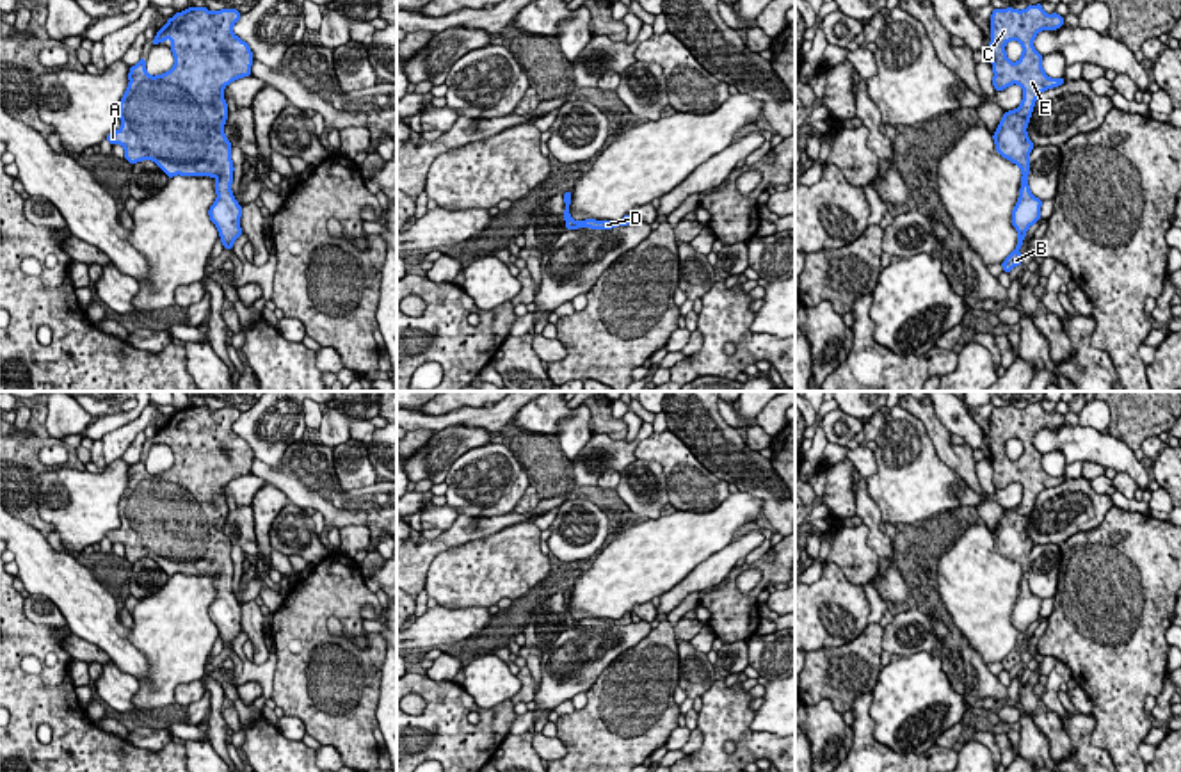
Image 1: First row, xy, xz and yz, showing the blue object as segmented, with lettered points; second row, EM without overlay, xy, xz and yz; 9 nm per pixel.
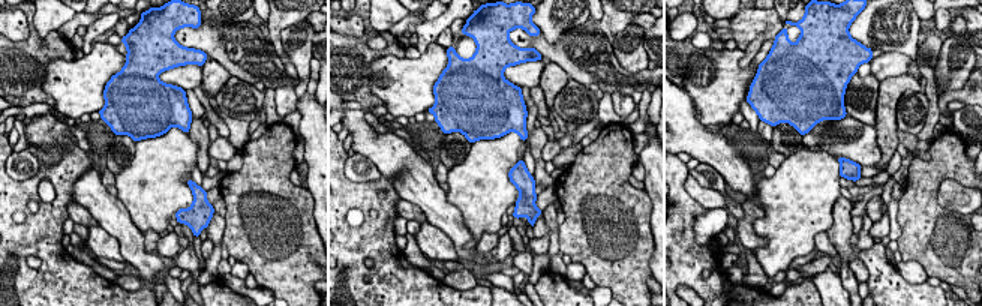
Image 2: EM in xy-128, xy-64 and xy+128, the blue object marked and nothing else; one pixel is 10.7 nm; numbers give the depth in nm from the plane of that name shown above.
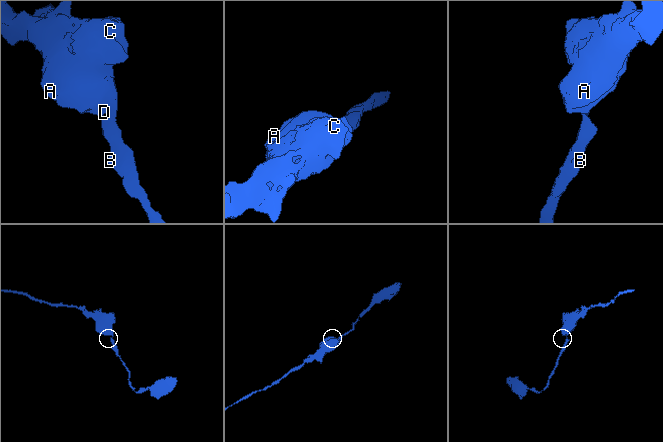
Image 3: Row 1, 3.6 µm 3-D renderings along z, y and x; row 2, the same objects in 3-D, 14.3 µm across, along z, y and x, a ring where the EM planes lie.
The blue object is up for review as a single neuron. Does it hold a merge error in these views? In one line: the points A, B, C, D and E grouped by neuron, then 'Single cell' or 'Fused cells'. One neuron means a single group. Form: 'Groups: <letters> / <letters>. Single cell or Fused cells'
Groups: A B C D E. Single cell

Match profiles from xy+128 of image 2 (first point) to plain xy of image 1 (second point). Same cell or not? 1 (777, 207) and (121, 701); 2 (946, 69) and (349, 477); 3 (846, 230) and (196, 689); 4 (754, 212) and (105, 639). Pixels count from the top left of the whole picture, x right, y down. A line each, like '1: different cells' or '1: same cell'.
1: different cells
2: same cell
3: different cells
4: different cells

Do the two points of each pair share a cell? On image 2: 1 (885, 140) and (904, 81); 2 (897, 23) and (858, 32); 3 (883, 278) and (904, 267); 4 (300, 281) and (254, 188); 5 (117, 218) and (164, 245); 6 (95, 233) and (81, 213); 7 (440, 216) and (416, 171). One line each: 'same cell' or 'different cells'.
1: same cell
2: same cell
3: different cells
4: same cell
5: different cells
6: different cells
7: same cell

